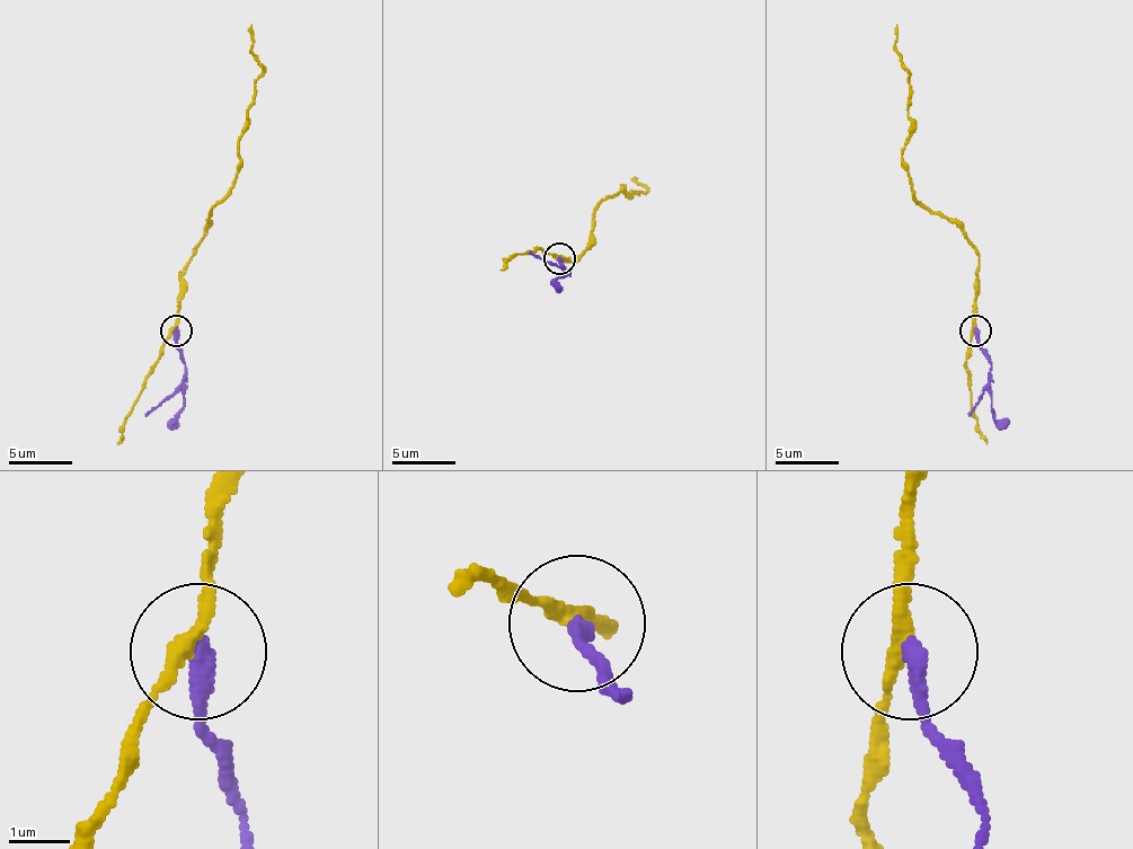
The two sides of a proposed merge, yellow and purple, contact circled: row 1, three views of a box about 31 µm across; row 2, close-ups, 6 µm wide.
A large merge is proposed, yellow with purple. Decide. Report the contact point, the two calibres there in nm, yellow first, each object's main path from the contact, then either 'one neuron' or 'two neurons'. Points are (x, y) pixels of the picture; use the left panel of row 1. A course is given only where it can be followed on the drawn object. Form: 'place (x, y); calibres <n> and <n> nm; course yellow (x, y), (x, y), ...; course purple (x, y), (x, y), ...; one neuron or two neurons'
place (176, 330); calibres 220 and 320 nm; course yellow (176, 328), (179, 274), (239, 167), (246, 120), (262, 72), (251, 51), (251, 25); course purple (176, 332), (186, 378), (144, 416); two neurons

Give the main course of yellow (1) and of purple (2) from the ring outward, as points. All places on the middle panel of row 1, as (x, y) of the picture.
1: (559, 257), (575, 261), (587, 248), (594, 211), (622, 185), (629, 195), (645, 192), (635, 179)
2: (559, 257), (569, 273), (528, 251)

